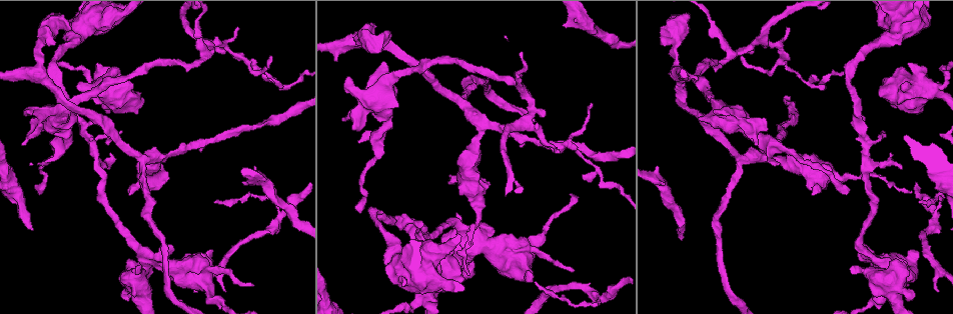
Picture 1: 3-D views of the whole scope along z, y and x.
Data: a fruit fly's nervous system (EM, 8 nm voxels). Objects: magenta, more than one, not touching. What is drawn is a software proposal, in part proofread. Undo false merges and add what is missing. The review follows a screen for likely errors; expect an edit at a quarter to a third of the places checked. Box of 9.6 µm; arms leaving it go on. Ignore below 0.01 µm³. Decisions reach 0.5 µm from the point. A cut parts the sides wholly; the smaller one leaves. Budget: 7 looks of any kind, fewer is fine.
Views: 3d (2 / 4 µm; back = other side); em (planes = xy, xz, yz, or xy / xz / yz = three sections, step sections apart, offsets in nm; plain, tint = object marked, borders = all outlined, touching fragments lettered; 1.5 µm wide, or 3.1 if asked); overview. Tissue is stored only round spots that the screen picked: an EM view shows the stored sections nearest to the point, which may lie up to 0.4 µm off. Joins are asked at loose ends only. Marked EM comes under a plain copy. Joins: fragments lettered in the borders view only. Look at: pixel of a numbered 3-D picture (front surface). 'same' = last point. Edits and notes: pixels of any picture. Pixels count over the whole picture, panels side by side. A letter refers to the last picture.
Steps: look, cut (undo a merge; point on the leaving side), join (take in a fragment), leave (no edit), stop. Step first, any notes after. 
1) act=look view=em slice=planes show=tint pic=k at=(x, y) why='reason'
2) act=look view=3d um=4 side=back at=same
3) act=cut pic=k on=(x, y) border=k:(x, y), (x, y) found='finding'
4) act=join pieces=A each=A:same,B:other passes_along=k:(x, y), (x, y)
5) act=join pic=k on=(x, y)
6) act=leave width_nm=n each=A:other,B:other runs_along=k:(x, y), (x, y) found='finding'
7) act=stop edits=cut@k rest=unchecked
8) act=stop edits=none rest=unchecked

act=look view=3d um=2 pic=1 at=(782, 61) why='three-way junction'

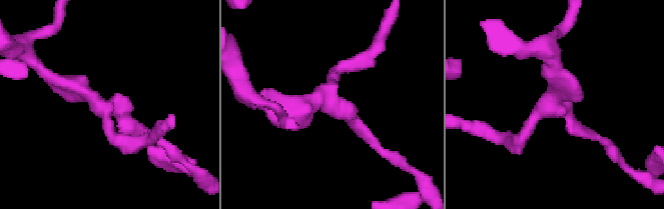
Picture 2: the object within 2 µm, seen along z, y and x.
act=look view=em slice=planes show=tint pic=2 at=(99, 106) arms=3 why='shape alone is not enough'

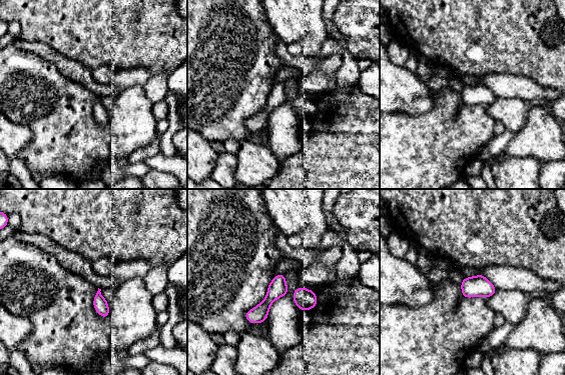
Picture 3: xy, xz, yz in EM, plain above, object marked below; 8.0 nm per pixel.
act=look view=em slice=planes show=borders at=same why='see the neighbours'

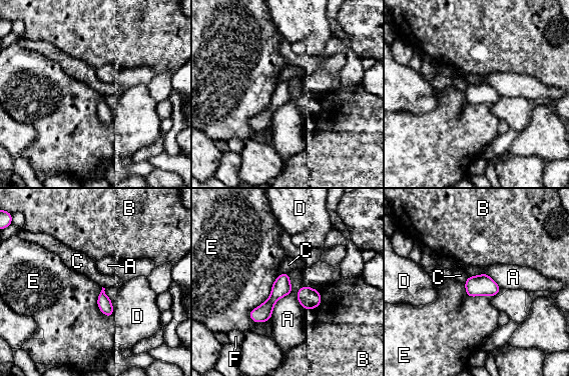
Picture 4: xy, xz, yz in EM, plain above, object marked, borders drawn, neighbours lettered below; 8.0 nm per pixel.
act=leave width_nm=150 each=A:other,B:other,C:other,D:other,E:other,F:other runs_along=4:(286, 275), (271, 301), (251, 315) found='all the same neuron'

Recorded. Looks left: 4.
act=look view=3d um=2 pic=1 at=(80, 83) why='thick end'

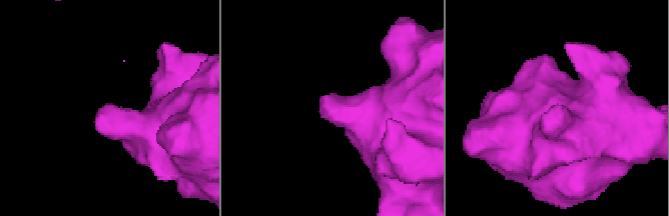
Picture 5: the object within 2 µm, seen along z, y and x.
act=look view=em slice=planes show=borders pic=5 at=(325, 97)

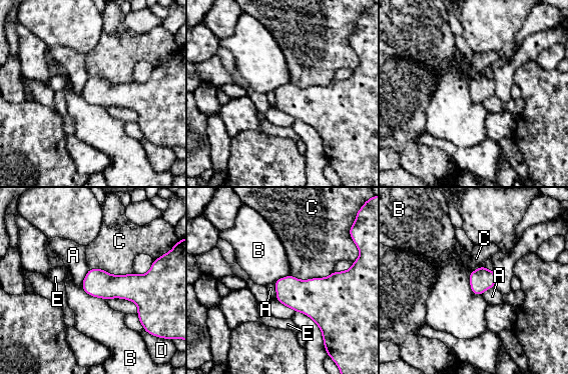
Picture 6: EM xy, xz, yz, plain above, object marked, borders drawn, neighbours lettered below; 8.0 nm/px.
act=leave each=A:other,B:other,C:other,D:other,E:other border=6:(469, 272), (471, 291), (481, 295) found='no lettered fragment goes on from it'

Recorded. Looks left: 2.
act=look view=em slice=yz step=8 show=borders pic=1 at=(900, 169) why='thin end'

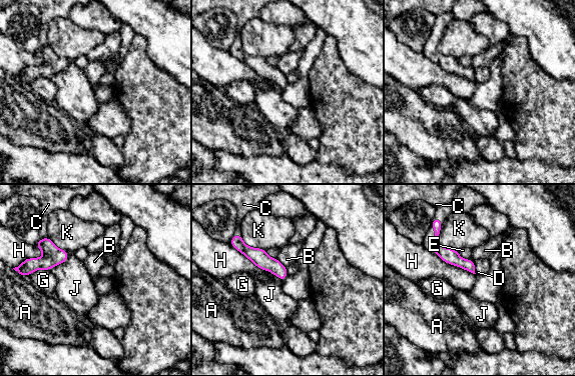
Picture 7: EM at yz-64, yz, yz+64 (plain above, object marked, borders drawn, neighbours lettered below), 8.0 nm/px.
act=leave width_nm=90 each=A:other,B:other,C:other,D:other,E:other,G:other,H:other,J:other,K:other runs_along=7:(234, 241), (283, 275) found='no lettered fragment goes on from it'

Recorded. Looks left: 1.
act=stop edits=none rest=unchecked

